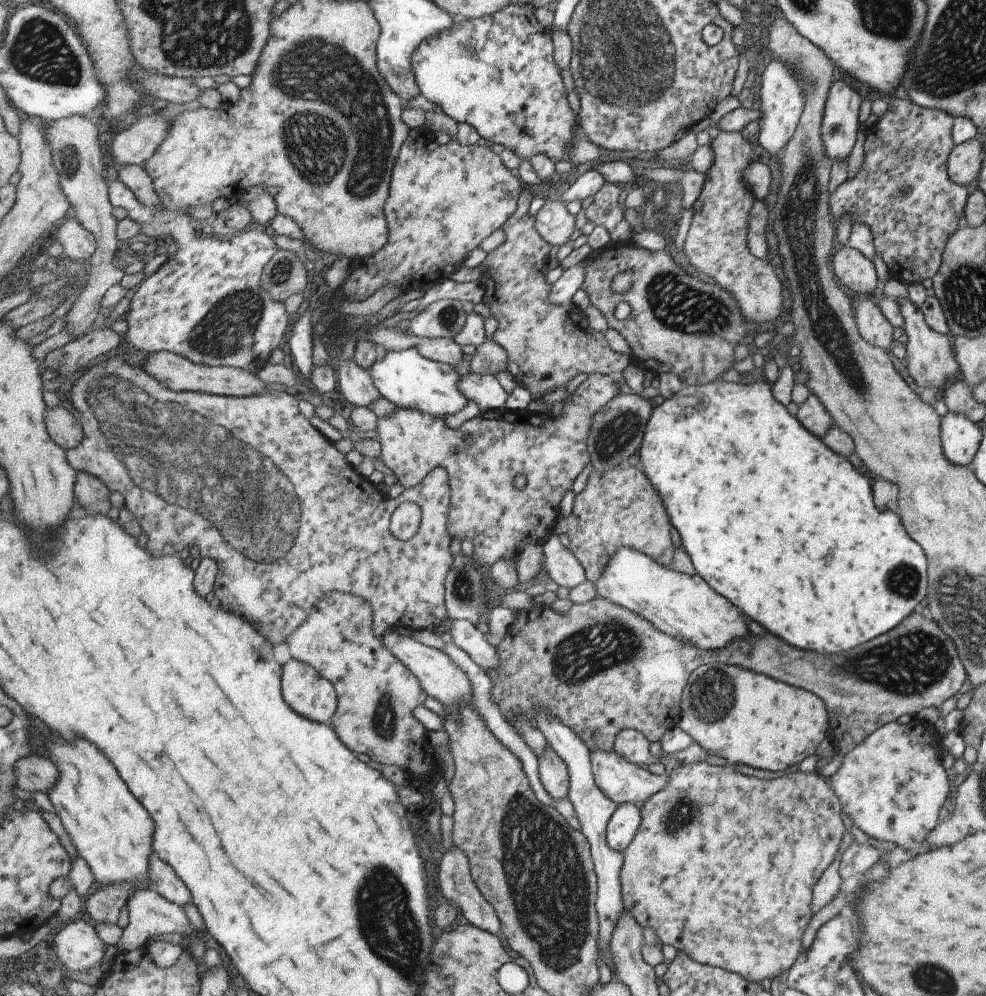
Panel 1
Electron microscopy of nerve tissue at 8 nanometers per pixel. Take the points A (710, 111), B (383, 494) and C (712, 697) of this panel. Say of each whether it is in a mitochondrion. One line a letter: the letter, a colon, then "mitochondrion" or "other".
A: other
B: other
C: mitochondrion

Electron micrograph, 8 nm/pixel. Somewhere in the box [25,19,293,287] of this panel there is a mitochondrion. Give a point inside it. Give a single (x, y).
(70, 157)

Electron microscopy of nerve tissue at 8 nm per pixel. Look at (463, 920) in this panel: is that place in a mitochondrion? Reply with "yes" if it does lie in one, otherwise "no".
no

